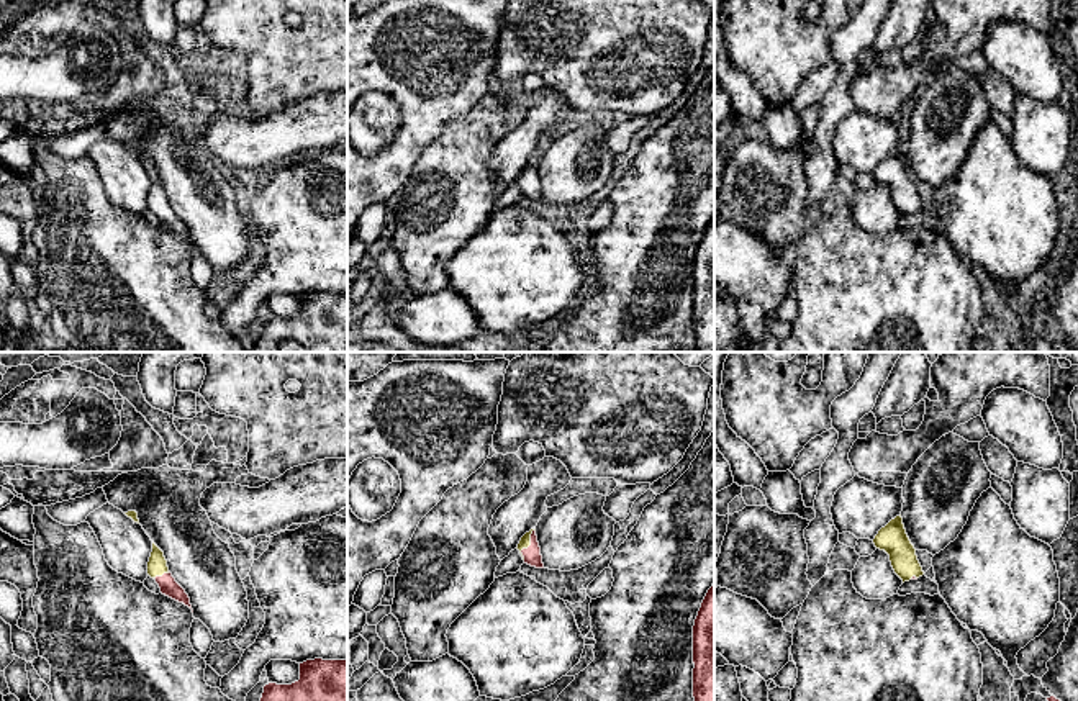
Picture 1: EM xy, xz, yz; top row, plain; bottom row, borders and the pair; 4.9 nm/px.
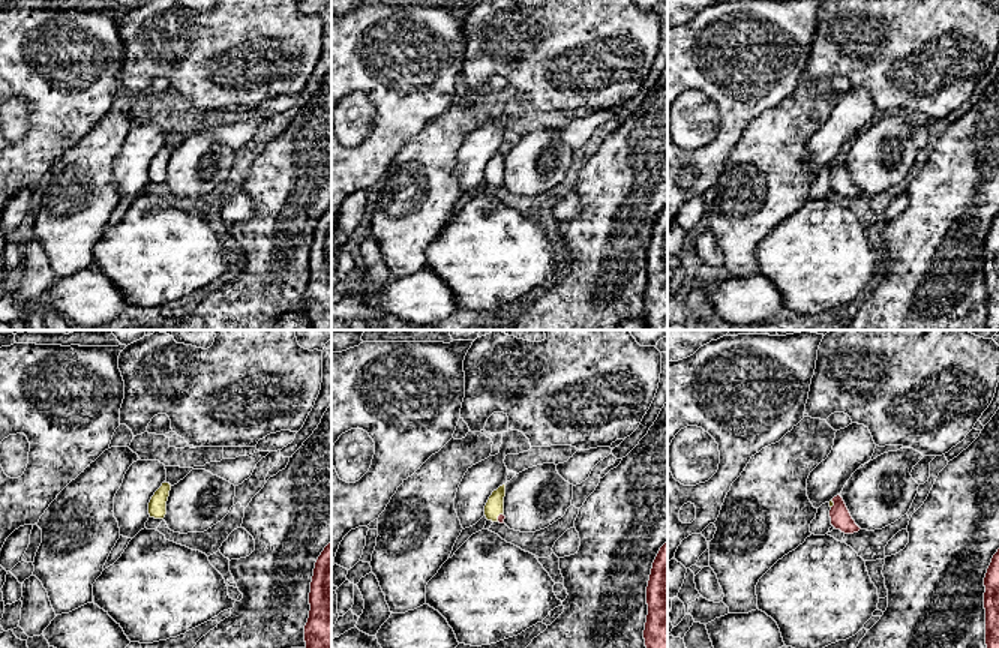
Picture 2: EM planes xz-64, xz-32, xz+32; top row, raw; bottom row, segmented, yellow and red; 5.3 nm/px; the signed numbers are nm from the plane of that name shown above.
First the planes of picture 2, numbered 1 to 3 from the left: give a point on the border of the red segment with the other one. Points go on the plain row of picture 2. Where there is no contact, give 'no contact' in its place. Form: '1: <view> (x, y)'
1: no contact
2: xz-32 (498, 179)
3: xz+32 (833, 168)

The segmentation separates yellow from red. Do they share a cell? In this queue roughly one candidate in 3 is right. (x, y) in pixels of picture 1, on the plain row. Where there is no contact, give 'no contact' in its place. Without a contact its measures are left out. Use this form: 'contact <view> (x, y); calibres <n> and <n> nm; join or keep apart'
contact xz (528, 179); calibres 60 and 90 nm; join

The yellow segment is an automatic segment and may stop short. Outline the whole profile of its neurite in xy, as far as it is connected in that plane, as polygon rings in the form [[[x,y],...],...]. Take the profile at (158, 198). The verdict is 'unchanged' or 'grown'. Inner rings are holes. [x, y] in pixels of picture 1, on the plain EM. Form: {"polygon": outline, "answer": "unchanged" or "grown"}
{"polygon": [[[152,175],[152,185],[147,195],[147,208],[156,213],[162,228],[179,236],[183,236],[192,242],[188,228],[169,205],[164,185],[154,175]]], "answer": "grown"}

